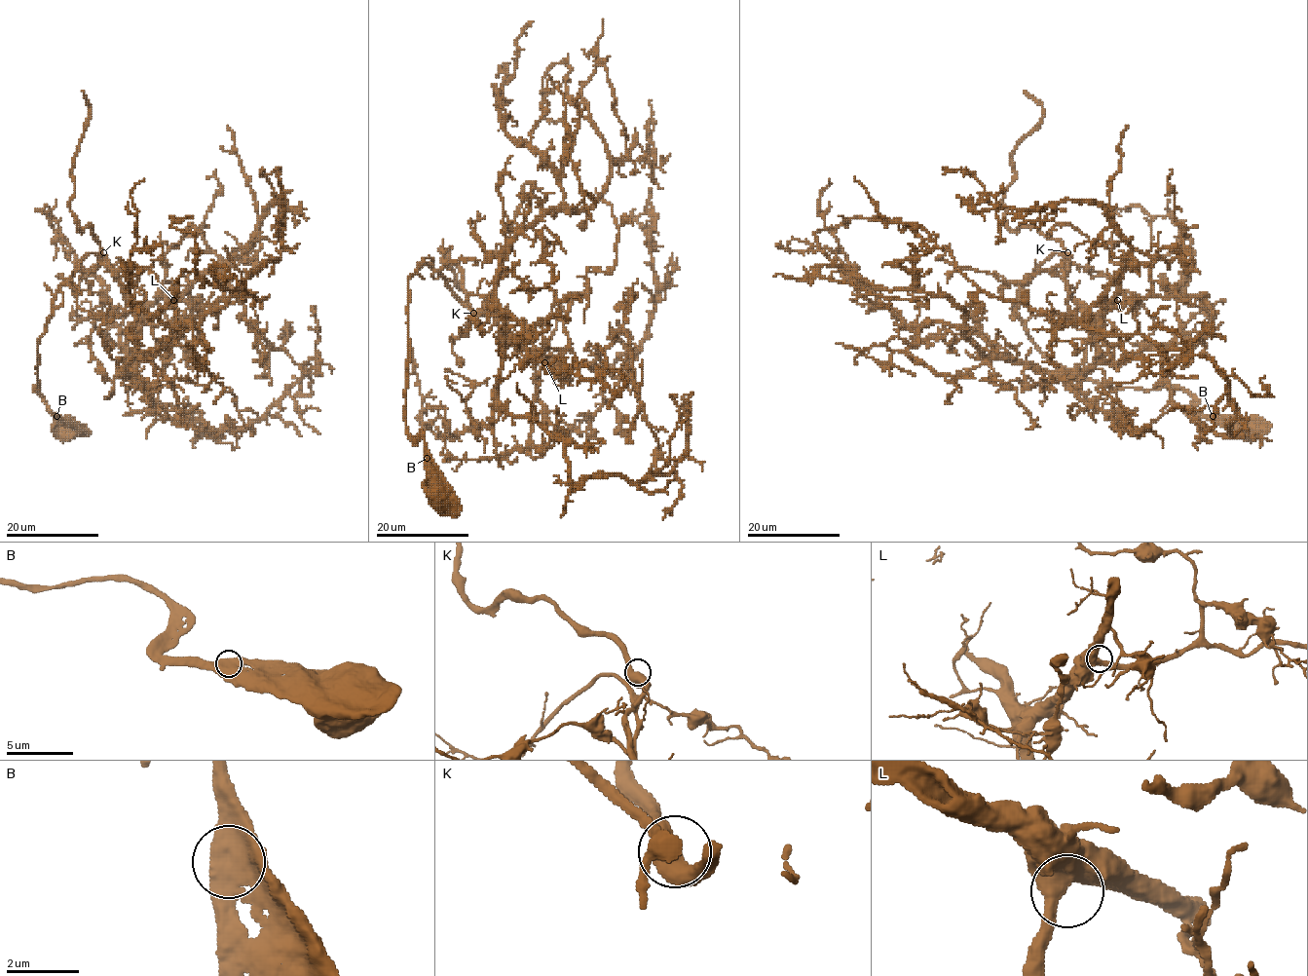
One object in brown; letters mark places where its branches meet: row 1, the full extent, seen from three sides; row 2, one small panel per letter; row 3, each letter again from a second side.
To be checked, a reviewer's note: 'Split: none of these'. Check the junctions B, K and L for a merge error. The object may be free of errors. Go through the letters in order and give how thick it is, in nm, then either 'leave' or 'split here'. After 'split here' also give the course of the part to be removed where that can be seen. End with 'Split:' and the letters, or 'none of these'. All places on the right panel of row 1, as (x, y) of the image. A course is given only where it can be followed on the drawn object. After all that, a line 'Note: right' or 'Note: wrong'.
B: calibre 550 nm; leave
K: calibre 550 nm; leave
L: calibre 550 nm; leave
Split: none of these
Note: right

